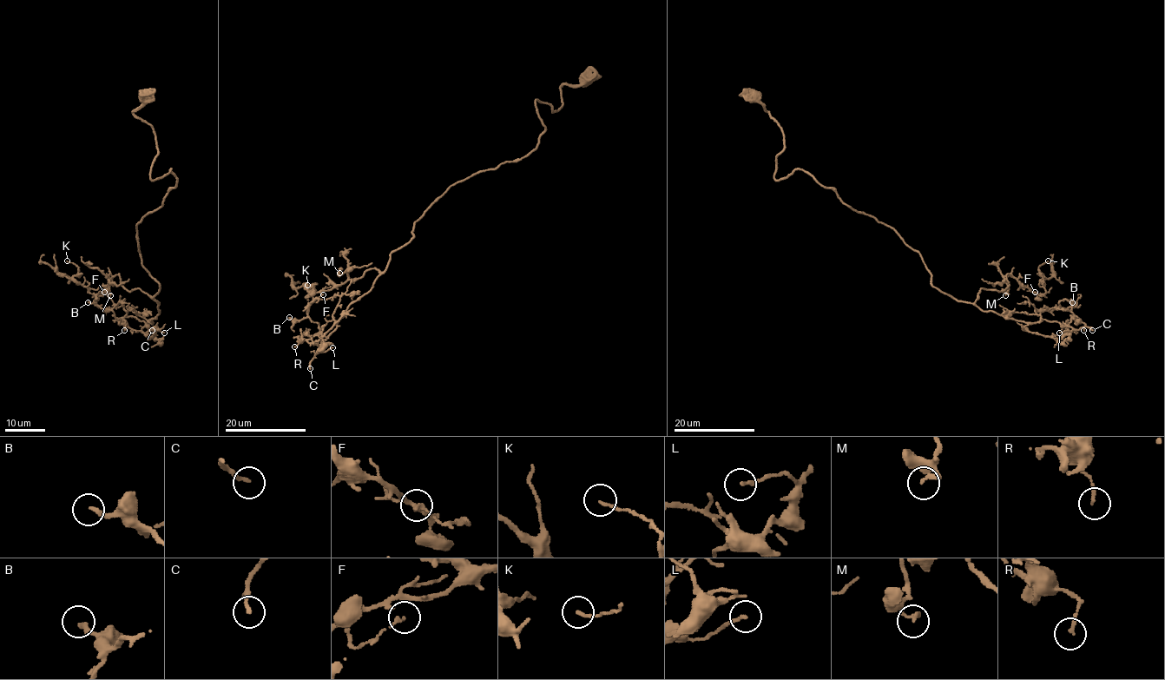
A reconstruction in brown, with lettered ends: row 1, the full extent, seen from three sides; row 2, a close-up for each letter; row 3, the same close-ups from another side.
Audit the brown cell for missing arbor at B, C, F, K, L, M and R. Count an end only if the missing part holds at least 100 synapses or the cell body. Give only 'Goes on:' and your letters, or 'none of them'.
Goes on: C

